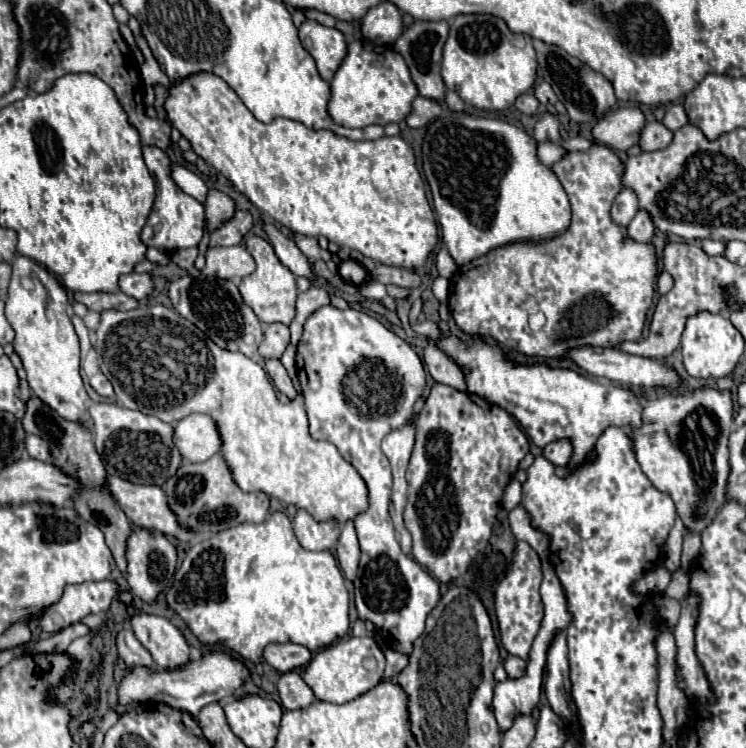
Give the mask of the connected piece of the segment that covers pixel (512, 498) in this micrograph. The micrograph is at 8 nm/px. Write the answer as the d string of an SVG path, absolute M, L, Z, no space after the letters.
M512 480L512 482L510 482L510 486L506 486L502 506L504 506L506 510L512 510L512 508L516 508L516 506L518 506L520 498L522 498L522 486L520 486L520 482L518 482L518 480Z

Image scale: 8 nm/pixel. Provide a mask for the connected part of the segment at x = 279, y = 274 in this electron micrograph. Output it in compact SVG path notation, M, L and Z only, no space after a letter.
M248 236L246 238L246 250L254 256L256 260L256 270L242 278L240 282L240 294L244 298L244 304L250 306L254 310L254 314L266 322L266 324L274 324L274 322L282 322L282 324L290 324L296 316L296 296L298 296L298 288L296 288L296 276L282 266L282 262L276 258L274 248L270 246L268 240L264 240L262 236Z

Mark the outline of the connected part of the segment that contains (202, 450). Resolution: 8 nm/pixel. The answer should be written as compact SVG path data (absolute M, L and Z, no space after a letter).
M190 414L176 422L172 440L186 462L206 462L222 446L214 420L206 414Z

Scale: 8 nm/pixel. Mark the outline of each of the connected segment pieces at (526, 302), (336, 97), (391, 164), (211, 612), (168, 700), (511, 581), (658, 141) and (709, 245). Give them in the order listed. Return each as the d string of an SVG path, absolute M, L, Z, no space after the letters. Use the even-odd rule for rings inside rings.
M592 144L586 152L568 152L552 166L552 170L560 178L572 204L570 228L564 234L538 244L514 242L494 248L486 256L460 266L450 278L448 296L448 308L454 322L470 336L486 336L508 350L540 358L568 358L568 350L574 346L610 348L624 340L638 340L646 324L648 306L652 306L654 300L658 254L650 242L632 240L626 234L626 228L616 224L610 216L610 206L622 188L624 162L612 148ZM536 312L546 316L546 324L532 332L528 326L528 316Z
M354 40L330 82L330 118L344 128L364 128L370 124L386 126L388 122L404 120L412 110L412 100L418 96L404 58L392 46L376 46L368 40Z
M194 74L190 78L174 84L168 90L168 98L166 98L164 106L166 106L166 112L168 112L168 120L180 130L180 134L184 138L188 138L192 142L194 152L198 156L202 156L208 166L212 166L220 176L230 180L234 184L234 188L240 190L258 210L268 214L274 222L290 228L292 232L298 232L298 234L304 234L304 236L314 236L314 238L324 236L324 238L328 238L330 242L334 242L342 248L358 250L362 256L368 256L378 264L400 266L400 268L408 268L408 270L424 266L428 254L434 250L434 246L438 242L438 228L436 228L436 222L434 222L434 214L432 214L432 208L426 200L424 182L422 182L422 178L416 170L414 152L412 152L410 144L404 142L400 136L382 136L378 140L350 140L350 138L334 134L332 130L310 130L302 122L288 120L288 118L274 118L270 124L264 124L264 122L260 122L252 116L252 112L242 104L242 100L236 96L236 92L216 74Z
M272 512L262 524L238 524L194 544L186 552L182 566L176 570L174 586L166 598L202 644L220 642L248 662L260 662L262 646L270 642L292 642L308 648L310 652L318 652L340 640L350 628L348 590L338 560L328 550L304 550L298 544L292 522L284 512Z
M208 652L198 660L190 660L174 670L160 670L148 666L126 668L126 674L116 688L116 696L118 704L122 706L132 702L152 700L152 702L164 702L170 708L188 712L196 718L202 706L234 696L234 692L240 690L246 682L250 682L250 668L242 660L236 660L226 652Z
M516 542L512 566L506 572L504 580L494 590L494 612L496 612L496 620L500 628L500 642L504 650L522 660L528 660L530 646L544 618L544 606L542 606L540 592L538 592L540 584L542 584L542 570L540 570L538 554L526 542Z
M650 122L644 126L642 136L640 136L640 146L644 152L652 150L662 150L666 148L674 138L674 132L668 130L662 122Z
M704 240L702 242L702 250L710 256L722 256L726 248L726 242L716 242L716 240Z

